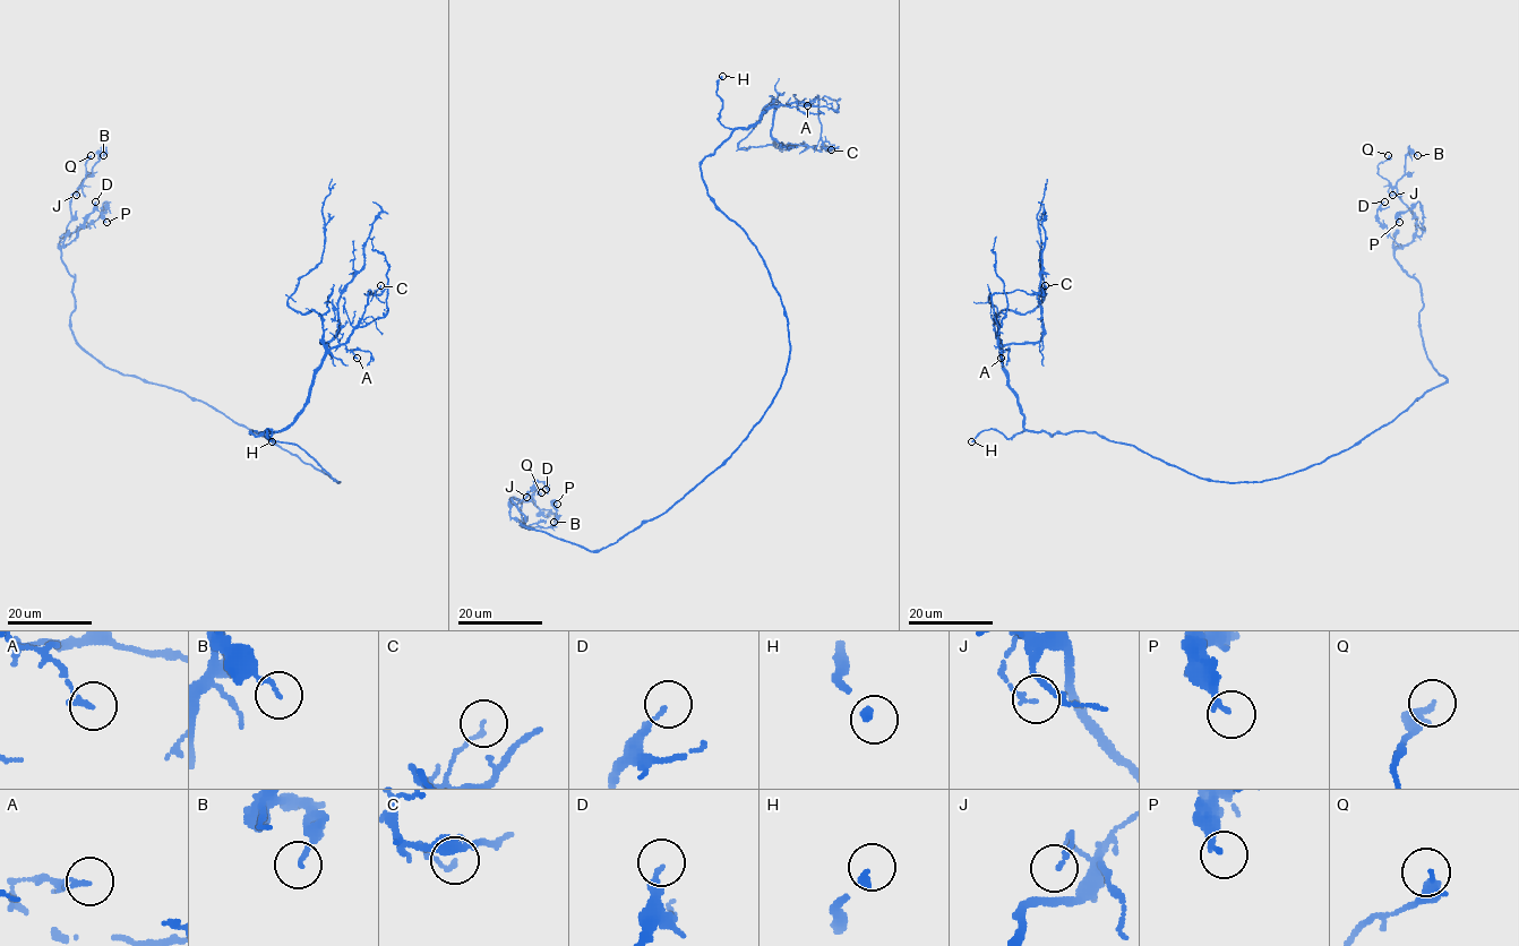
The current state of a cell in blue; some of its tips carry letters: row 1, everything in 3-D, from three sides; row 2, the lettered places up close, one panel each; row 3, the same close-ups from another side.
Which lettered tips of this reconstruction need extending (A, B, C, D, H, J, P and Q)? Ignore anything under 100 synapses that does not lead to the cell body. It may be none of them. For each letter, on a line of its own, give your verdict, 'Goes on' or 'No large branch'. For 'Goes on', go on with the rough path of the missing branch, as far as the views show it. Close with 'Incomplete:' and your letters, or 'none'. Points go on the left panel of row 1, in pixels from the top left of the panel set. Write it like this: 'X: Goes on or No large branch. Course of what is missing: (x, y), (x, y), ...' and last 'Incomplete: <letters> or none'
A: No large branch
B: No large branch
C: No large branch
D: No large branch
H: Goes on. Course of what is missing: (272, 441), (282, 461), (302, 475), (322, 500), (309, 505), (289, 487), (274, 482)
J: No large branch
P: No large branch
Q: No large branch
Incomplete: H

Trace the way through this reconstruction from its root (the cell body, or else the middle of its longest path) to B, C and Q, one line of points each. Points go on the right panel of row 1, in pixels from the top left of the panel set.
B: (1264, 480), (1348, 449), (1447, 380), (1395, 257), (1416, 232), (1397, 181), (1417, 155)
C: (1264, 480), (1209, 481), (1096, 432), (1026, 431), (1002, 362), (992, 297), (1015, 290), (1043, 294), (1045, 285)
Q: (1264, 480), (1348, 449), (1447, 380), (1421, 336), (1419, 284), (1395, 257), (1416, 220), (1378, 171), (1388, 155)

